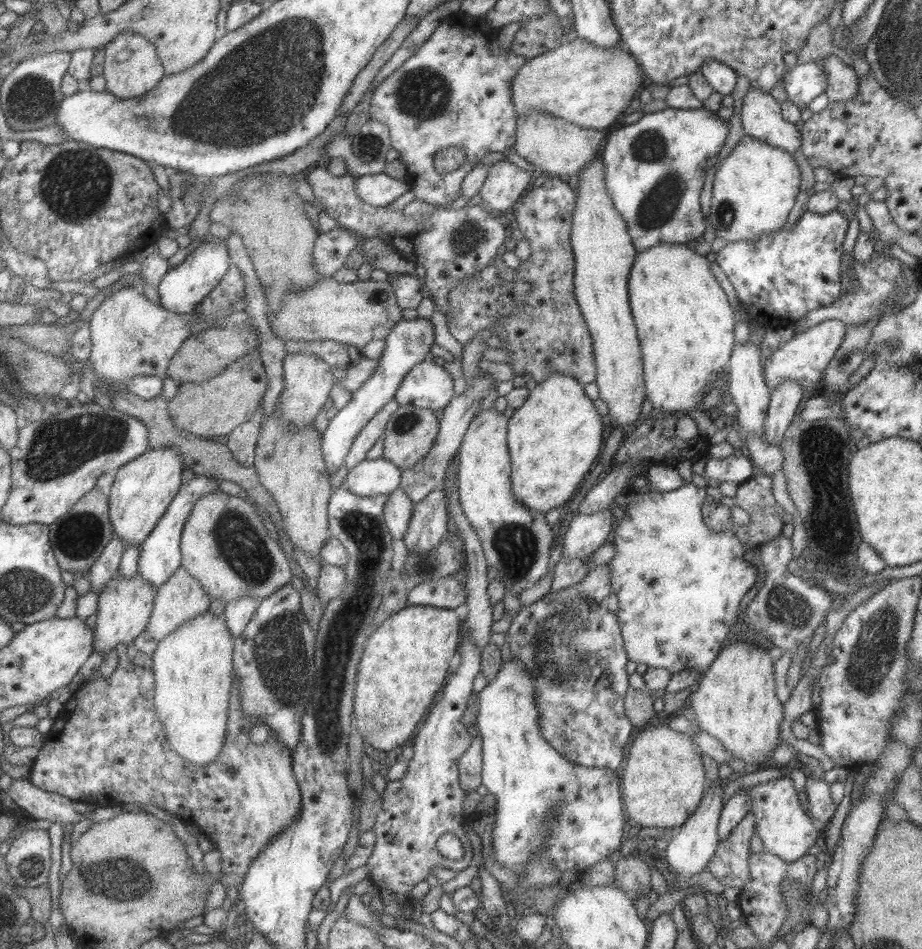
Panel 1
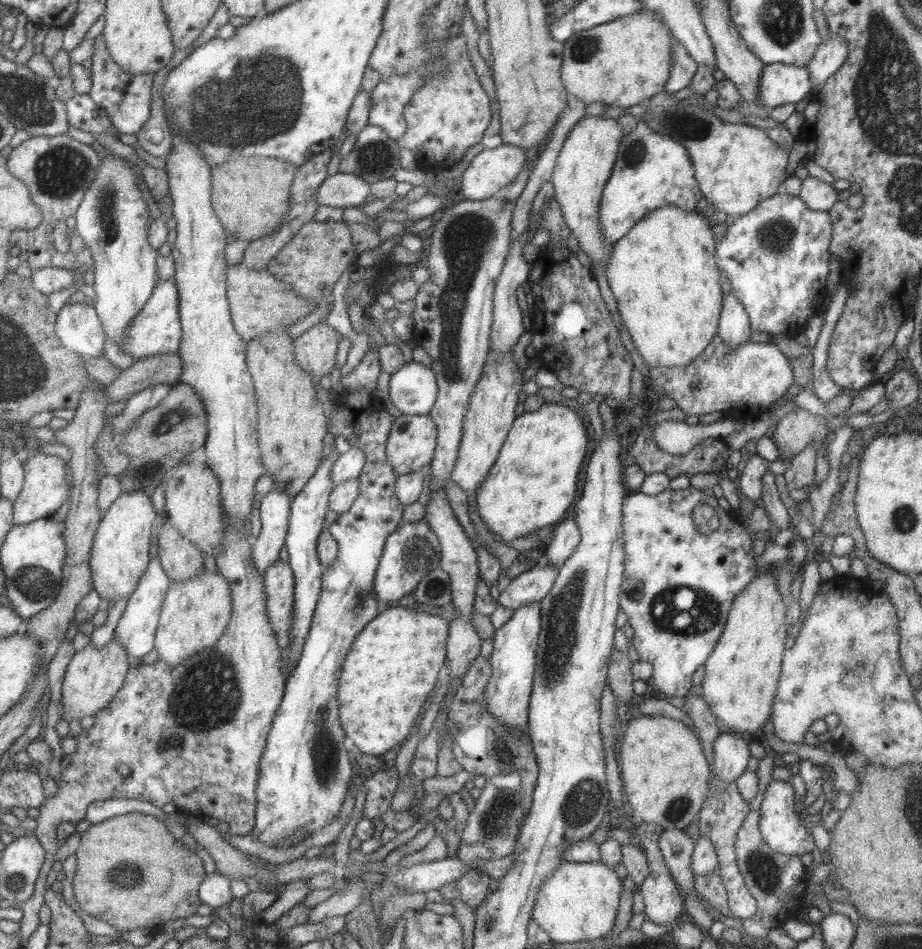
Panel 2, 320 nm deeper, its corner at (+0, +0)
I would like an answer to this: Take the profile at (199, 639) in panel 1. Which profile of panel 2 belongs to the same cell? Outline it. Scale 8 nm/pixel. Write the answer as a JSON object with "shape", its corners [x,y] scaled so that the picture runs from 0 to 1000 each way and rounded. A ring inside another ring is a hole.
{"shape":[[[220,600],[193,614],[184,613],[167,666],[167,684],[171,693],[189,703],[206,689],[228,682],[244,664],[251,638],[247,613],[238,604]]]}

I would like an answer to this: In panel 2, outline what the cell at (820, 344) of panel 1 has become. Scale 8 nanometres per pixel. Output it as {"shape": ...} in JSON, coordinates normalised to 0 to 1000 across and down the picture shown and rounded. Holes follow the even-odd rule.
{"shape":[[[775,351],[769,362],[743,386],[703,387],[708,413],[726,419],[743,438],[784,434],[804,430],[804,434],[833,431],[861,408],[854,376],[837,360],[807,360],[798,367],[786,362]]]}

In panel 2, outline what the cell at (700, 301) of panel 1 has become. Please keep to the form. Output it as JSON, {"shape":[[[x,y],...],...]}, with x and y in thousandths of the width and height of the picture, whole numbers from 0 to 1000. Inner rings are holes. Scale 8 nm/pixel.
{"shape":[[[717,217],[713,221],[700,224],[698,229],[688,234],[681,244],[671,250],[664,259],[664,264],[655,282],[656,293],[665,314],[667,314],[668,325],[672,331],[672,339],[681,348],[688,367],[691,368],[702,387],[743,386],[769,362],[771,355],[777,351],[784,311],[778,296],[781,286],[775,276],[777,256],[773,252],[773,246],[771,246],[771,239],[767,234],[762,226],[758,227],[754,224],[754,221],[739,221],[734,217]]]}

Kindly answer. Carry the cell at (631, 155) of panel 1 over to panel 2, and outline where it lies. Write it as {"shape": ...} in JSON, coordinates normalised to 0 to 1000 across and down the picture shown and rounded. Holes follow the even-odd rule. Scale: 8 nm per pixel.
{"shape":[[[691,126],[690,134],[671,149],[664,182],[652,203],[648,223],[653,250],[661,257],[666,257],[700,224],[717,217],[734,217],[739,221],[753,222],[761,202],[756,196],[752,178],[738,150],[706,139],[698,129]]]}

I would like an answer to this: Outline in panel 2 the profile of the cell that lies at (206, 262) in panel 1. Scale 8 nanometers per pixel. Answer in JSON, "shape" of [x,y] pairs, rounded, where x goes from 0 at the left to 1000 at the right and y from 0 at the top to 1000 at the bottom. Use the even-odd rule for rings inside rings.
{"shape":[[[189,294],[170,297],[162,314],[144,332],[134,348],[134,361],[130,365],[136,373],[144,380],[169,373],[191,373],[196,354],[196,345],[193,334],[193,312],[190,306]]]}

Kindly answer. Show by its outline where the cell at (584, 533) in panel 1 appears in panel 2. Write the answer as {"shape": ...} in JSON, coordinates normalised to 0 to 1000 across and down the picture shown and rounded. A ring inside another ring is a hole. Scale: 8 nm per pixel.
{"shape":[[[591,592],[587,596],[567,599],[553,605],[553,614],[542,623],[537,634],[546,641],[563,641],[582,635],[595,624],[605,599]]]}

